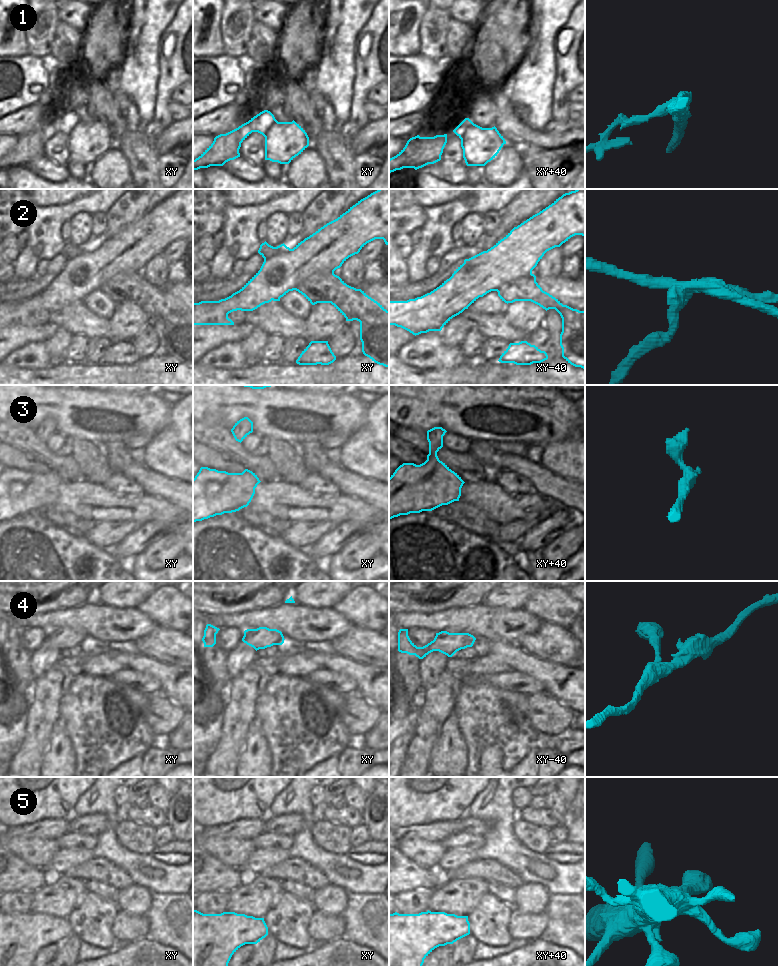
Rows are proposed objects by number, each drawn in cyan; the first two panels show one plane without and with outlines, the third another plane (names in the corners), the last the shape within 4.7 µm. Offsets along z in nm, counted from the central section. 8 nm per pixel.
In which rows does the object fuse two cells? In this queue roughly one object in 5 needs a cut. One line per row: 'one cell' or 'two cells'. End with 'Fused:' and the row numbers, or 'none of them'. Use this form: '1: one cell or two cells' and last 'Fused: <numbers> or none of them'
1: one cell
2: two cells
3: one cell
4: one cell
5: one cell
Fused: 2

